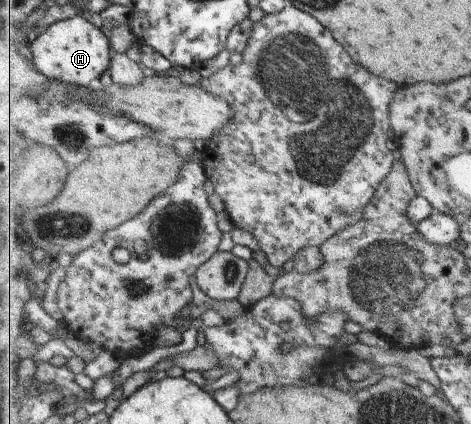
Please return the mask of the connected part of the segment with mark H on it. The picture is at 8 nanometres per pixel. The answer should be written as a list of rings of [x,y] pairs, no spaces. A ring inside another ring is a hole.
[[[74,16],[66,20],[55,22],[50,28],[40,32],[37,36],[30,38],[31,52],[35,68],[48,79],[54,79],[71,85],[84,85],[85,87],[97,83],[100,76],[108,71],[112,62],[113,49],[110,39],[91,22],[87,22],[81,16]]]

